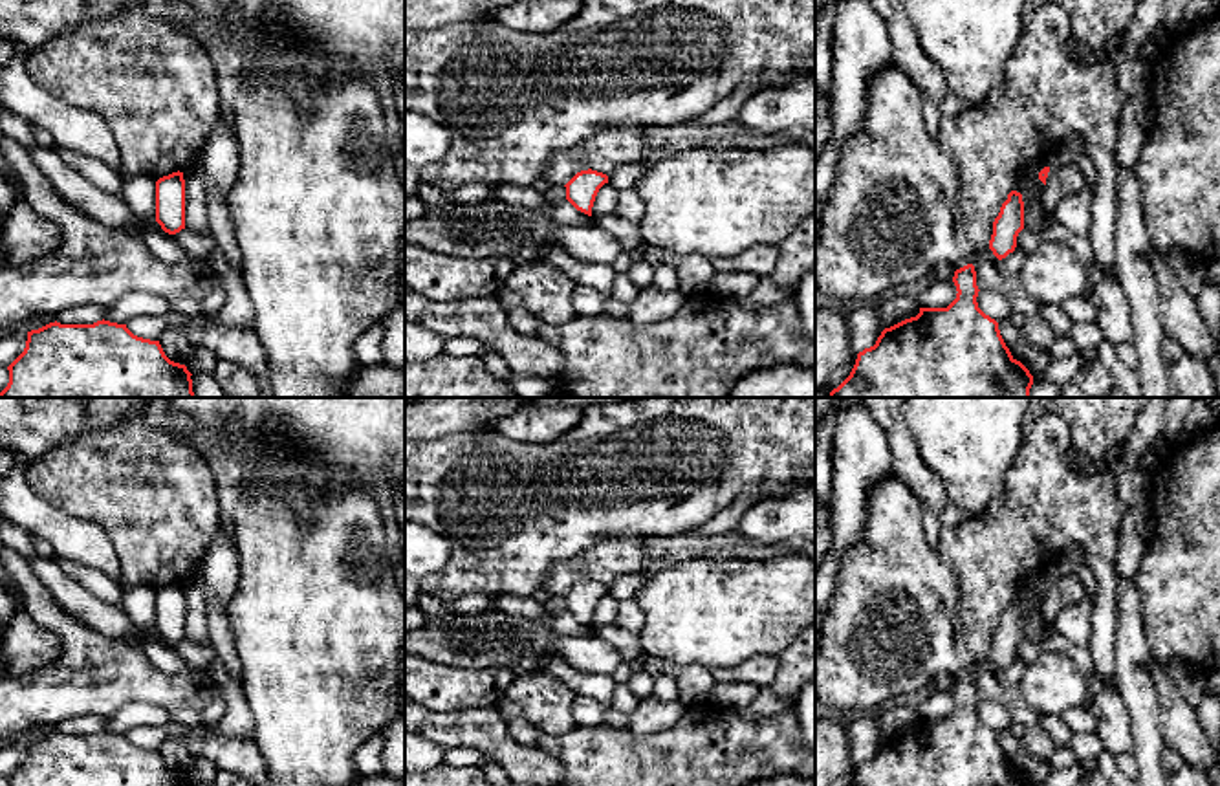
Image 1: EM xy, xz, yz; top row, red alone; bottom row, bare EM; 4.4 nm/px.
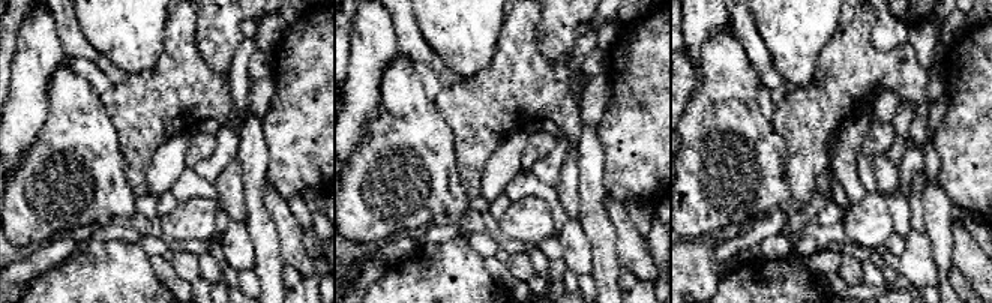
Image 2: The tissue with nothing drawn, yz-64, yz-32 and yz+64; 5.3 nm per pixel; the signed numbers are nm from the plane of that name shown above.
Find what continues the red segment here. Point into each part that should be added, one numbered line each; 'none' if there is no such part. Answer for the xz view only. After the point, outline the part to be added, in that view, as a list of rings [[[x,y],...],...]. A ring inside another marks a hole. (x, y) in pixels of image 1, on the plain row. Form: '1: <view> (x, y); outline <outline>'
none

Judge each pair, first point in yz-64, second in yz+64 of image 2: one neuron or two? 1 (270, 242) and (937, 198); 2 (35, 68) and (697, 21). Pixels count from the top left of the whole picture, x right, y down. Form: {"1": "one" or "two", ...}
{"1": "one", "2": "one"}

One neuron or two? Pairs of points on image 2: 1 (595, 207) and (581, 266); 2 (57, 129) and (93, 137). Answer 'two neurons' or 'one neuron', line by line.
1: two neurons
2: one neuron

